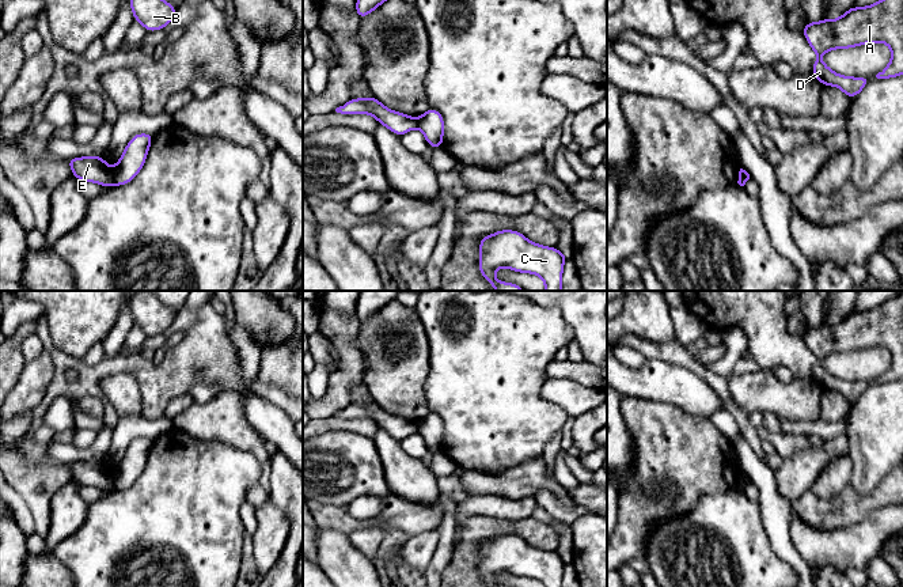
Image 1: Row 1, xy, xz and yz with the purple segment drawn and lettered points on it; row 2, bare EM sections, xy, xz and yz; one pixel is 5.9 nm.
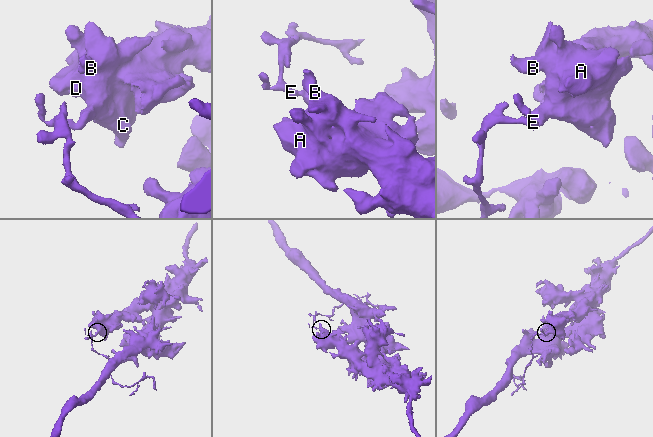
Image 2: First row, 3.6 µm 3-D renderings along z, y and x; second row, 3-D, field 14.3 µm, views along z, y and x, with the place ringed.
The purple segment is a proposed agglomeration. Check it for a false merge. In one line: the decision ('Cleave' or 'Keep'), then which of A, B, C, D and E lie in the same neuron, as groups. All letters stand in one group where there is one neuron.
Cleave. Groups: A B C D / E

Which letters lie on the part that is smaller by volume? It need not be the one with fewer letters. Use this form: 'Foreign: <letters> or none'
Foreign: E

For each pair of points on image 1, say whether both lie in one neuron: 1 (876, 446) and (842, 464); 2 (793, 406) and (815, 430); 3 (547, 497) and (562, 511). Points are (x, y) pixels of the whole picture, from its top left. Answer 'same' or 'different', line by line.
1: different
2: different
3: same

